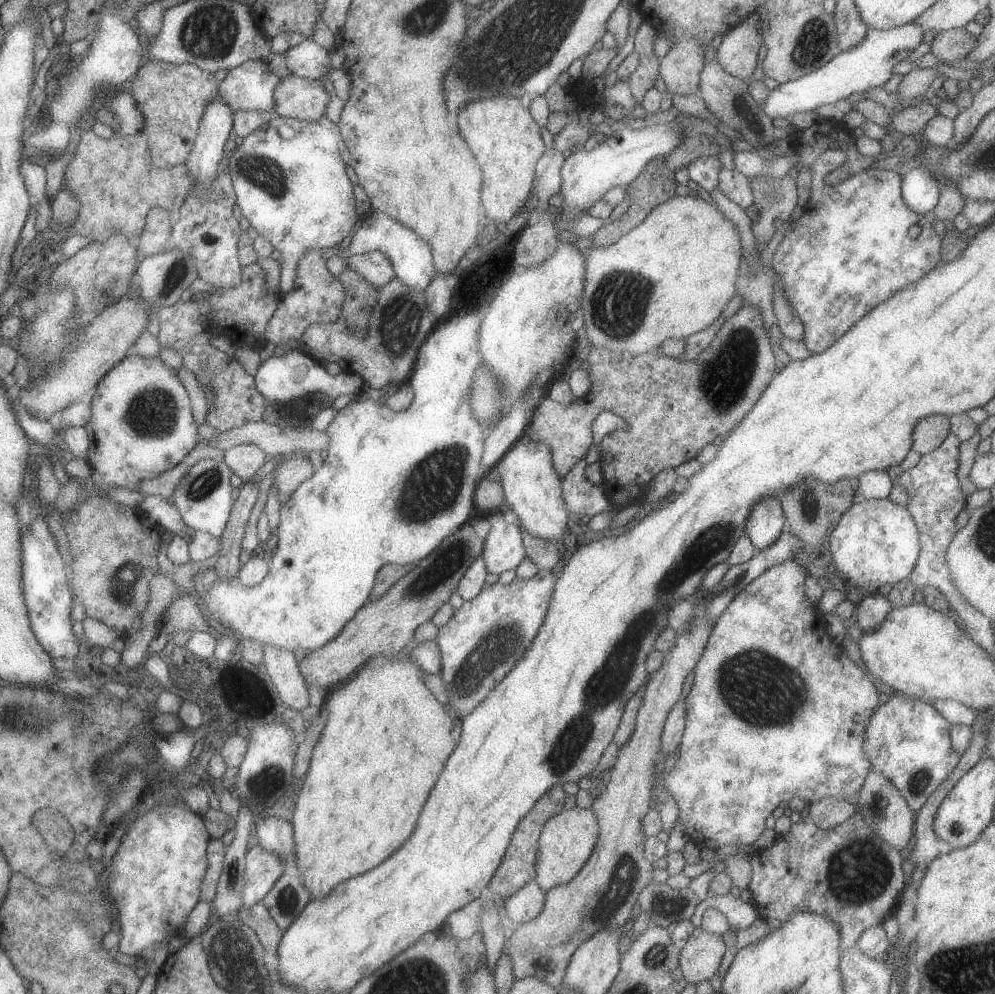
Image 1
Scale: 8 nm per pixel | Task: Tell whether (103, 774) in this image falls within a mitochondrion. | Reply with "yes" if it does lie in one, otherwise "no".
yes

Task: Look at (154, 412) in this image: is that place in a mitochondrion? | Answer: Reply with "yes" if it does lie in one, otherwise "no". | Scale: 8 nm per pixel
yes

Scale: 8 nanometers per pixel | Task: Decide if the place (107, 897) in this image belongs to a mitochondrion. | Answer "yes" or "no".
no

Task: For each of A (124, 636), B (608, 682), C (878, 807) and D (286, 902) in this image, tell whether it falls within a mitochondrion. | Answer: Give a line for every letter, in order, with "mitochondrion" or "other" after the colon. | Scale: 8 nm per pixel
A: other
B: mitochondrion
C: mitochondrion
D: mitochondrion

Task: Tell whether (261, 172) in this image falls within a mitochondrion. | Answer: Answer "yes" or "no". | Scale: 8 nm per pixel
yes

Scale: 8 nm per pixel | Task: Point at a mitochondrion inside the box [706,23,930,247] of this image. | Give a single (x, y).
(813, 37)

